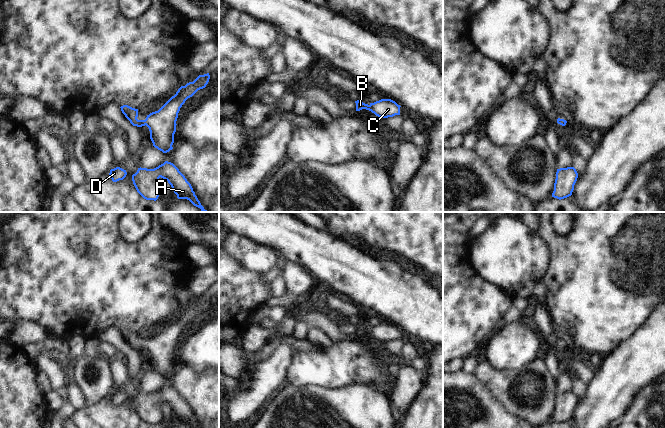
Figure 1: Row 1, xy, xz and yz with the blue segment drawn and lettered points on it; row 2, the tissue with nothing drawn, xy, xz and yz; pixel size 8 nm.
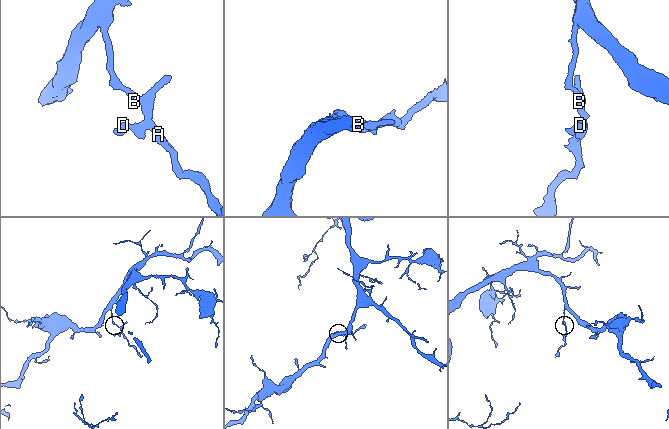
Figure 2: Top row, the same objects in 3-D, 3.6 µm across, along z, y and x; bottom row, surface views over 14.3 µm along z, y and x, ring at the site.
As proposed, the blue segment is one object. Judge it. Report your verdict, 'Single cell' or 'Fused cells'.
Single cell

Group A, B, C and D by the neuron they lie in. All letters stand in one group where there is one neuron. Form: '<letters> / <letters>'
A B C D

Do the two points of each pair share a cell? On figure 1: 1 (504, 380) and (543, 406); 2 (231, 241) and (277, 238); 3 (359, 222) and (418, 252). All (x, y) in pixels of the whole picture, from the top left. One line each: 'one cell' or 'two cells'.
1: one cell
2: two cells
3: one cell

